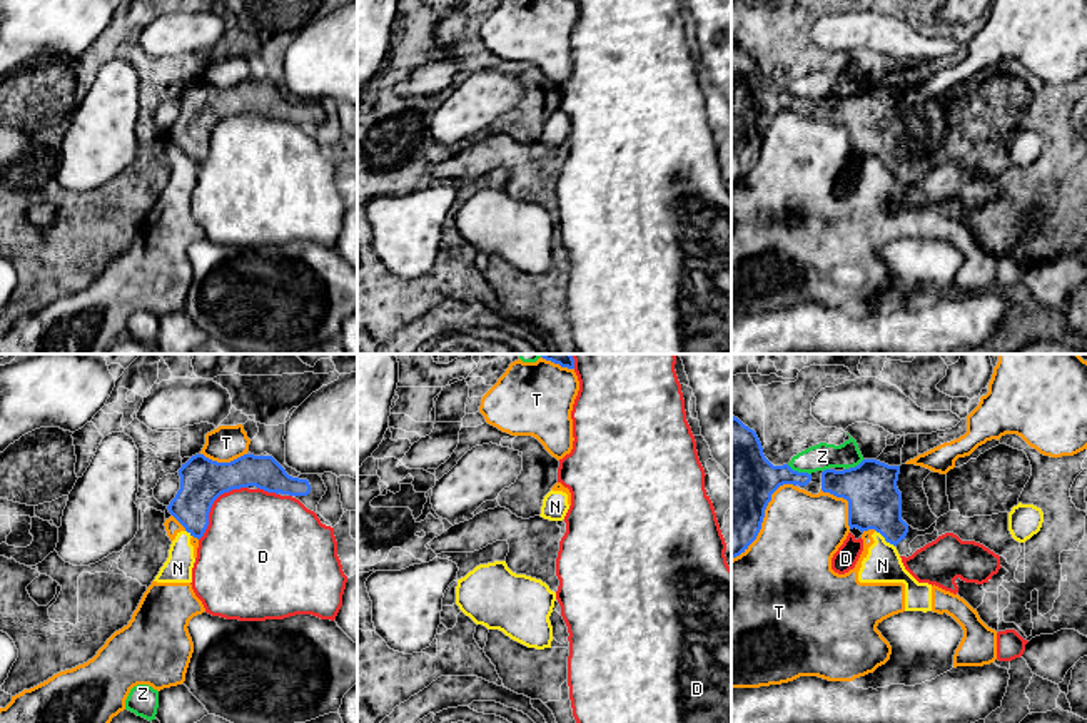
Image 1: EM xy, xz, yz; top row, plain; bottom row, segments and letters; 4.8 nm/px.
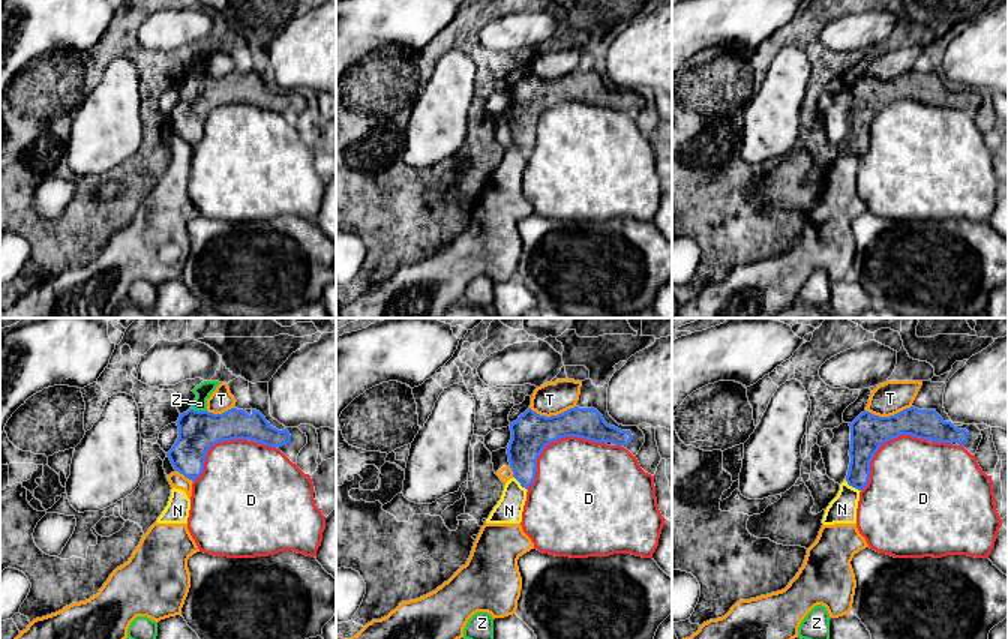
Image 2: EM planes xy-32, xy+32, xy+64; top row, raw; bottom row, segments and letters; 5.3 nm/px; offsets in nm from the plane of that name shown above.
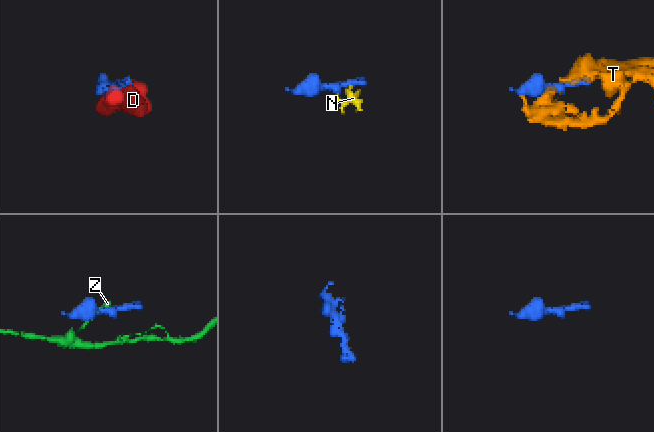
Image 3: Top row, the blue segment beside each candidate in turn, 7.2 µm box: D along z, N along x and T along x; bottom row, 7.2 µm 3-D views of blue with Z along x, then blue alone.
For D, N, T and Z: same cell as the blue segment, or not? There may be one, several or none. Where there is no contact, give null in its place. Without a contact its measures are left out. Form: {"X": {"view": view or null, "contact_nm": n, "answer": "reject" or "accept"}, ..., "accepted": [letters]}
{"D": {"view": "xy", "contact_nm": 360, "answer": "reject"}, "N": {"view": "yz", "contact_nm": 130, "answer": "reject"}, "T": {"view": "yz", "contact_nm": 480, "answer": "reject"}, "Z": {"view": "yz", "contact_nm": 130, "answer": "reject"}, "accepted": []}

